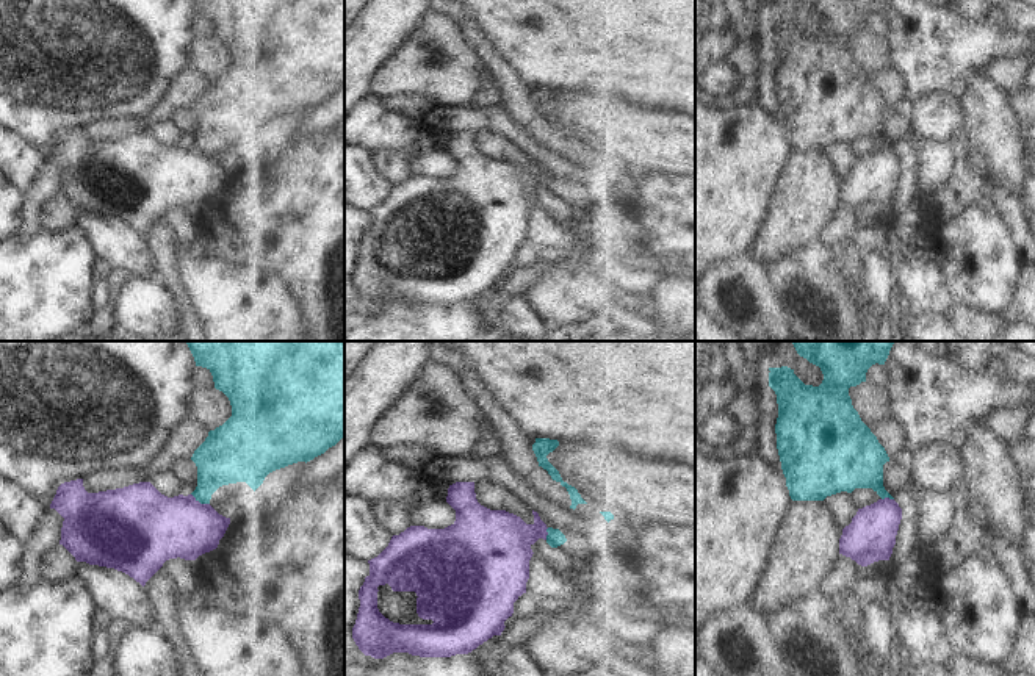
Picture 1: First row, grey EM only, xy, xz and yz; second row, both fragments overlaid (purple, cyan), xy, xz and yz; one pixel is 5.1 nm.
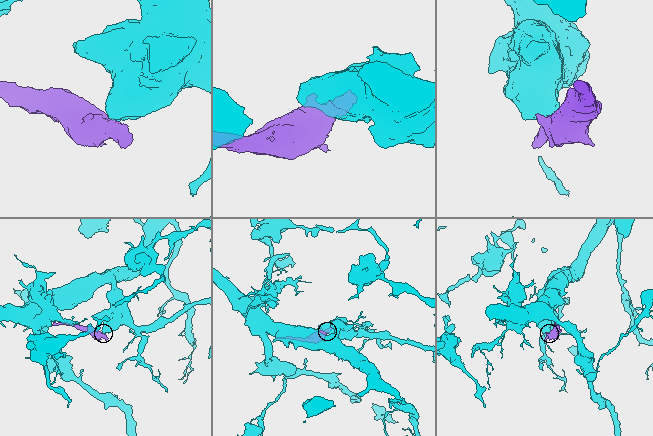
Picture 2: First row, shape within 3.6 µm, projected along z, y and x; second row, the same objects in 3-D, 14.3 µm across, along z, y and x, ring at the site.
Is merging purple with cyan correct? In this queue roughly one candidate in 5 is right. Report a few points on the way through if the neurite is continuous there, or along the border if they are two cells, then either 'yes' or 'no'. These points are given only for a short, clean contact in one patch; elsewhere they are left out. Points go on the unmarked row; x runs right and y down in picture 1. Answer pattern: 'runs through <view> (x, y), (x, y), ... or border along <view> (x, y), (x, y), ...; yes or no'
border along xy (191, 143), (201, 152), (209, 154); no

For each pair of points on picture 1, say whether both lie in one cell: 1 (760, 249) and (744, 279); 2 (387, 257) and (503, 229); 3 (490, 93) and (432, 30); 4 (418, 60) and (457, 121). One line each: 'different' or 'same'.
1: different
2: same
3: different
4: different

